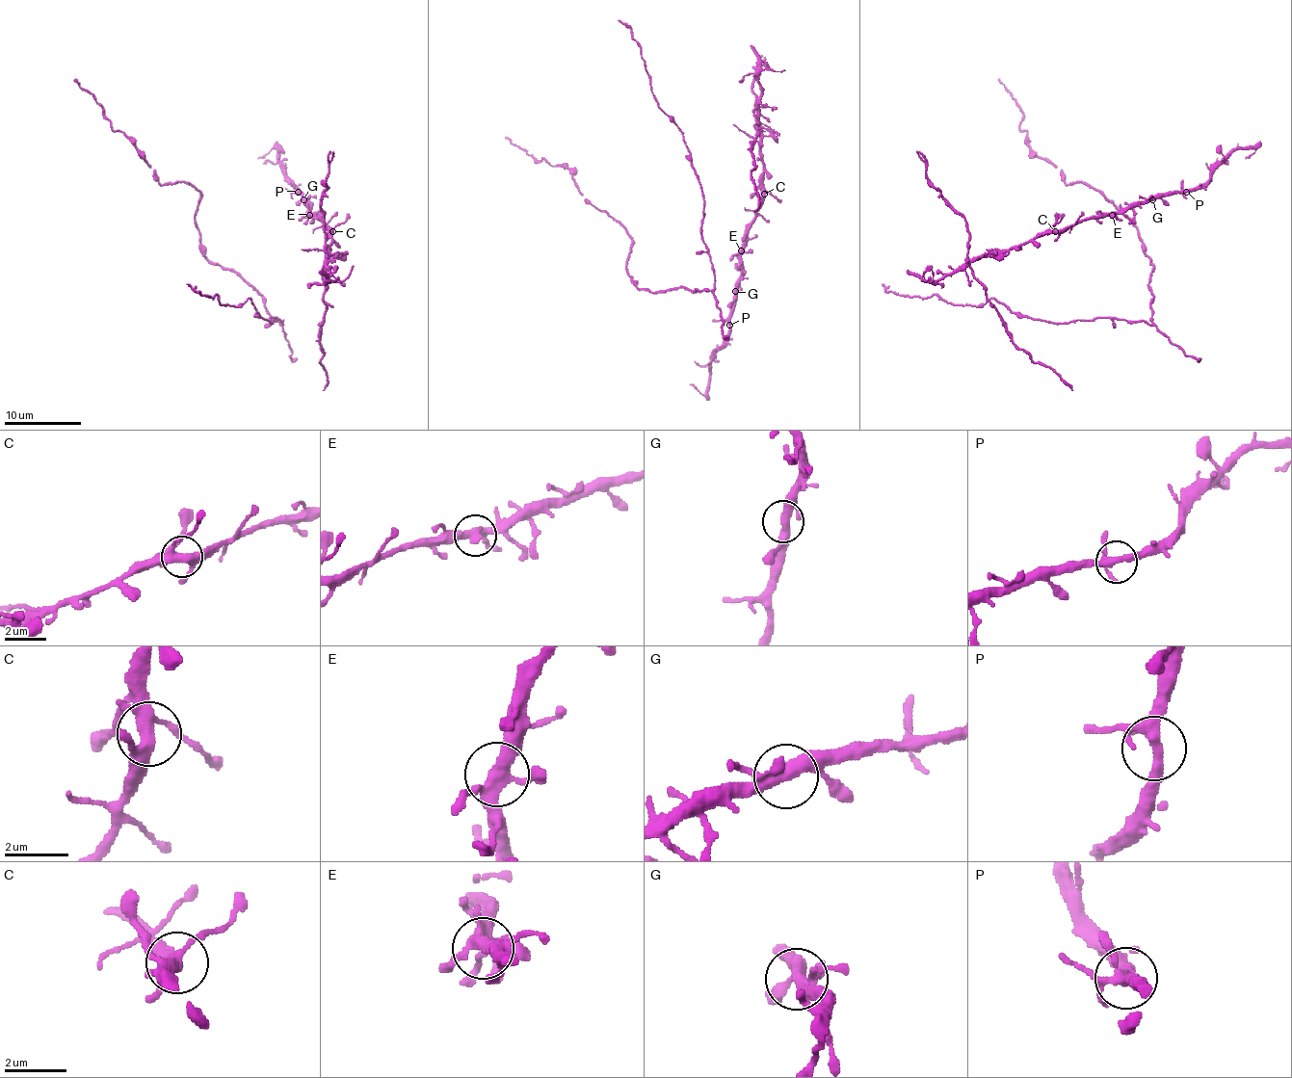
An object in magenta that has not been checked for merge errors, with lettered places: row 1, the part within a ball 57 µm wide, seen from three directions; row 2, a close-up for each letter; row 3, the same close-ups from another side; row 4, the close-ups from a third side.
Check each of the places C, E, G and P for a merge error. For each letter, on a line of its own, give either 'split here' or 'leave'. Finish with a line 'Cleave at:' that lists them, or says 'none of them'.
C: leave
E: leave
G: leave
P: leave
Cleave at: none of them

